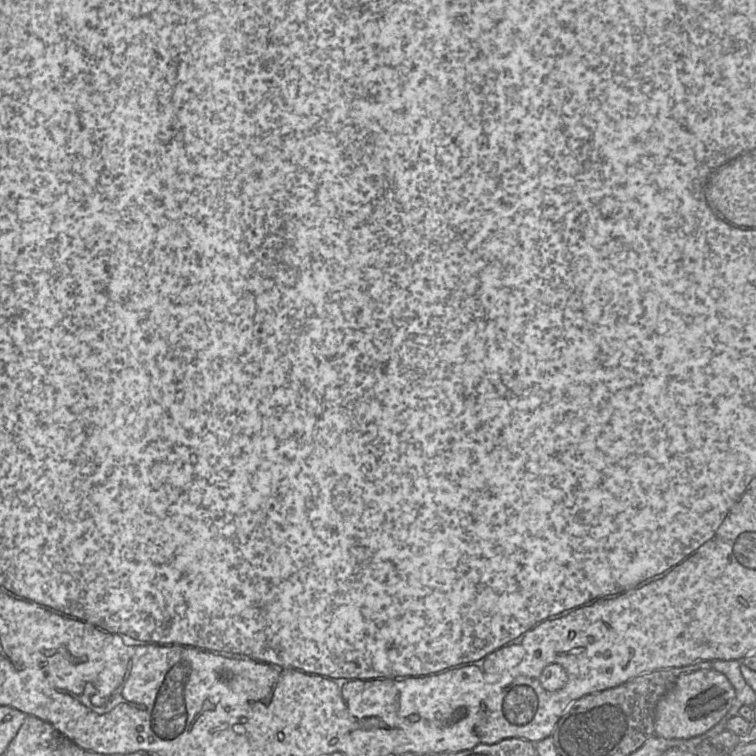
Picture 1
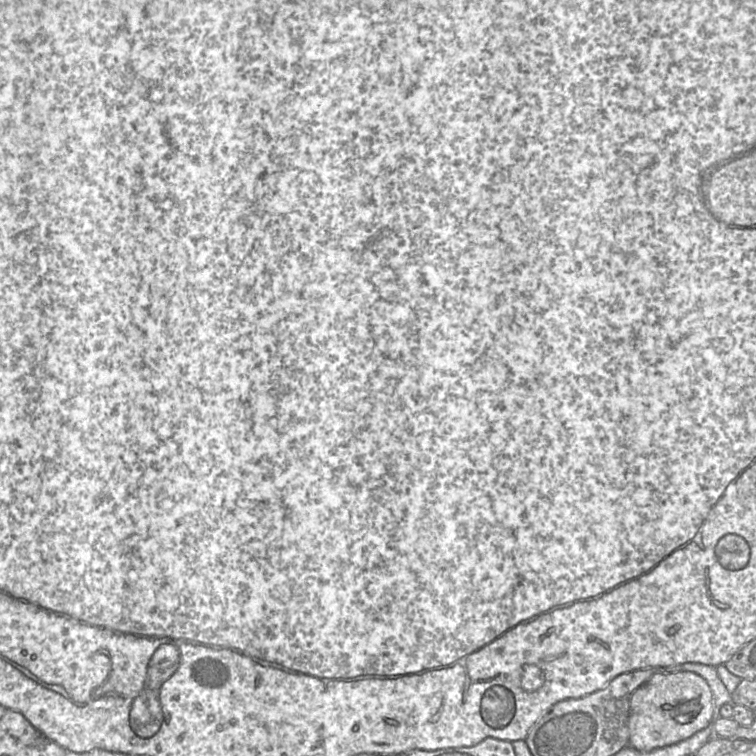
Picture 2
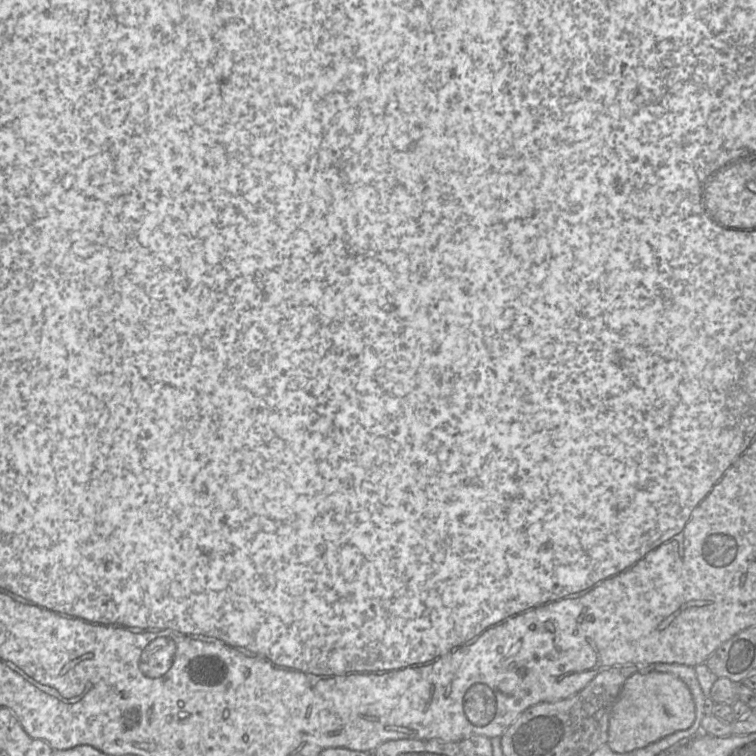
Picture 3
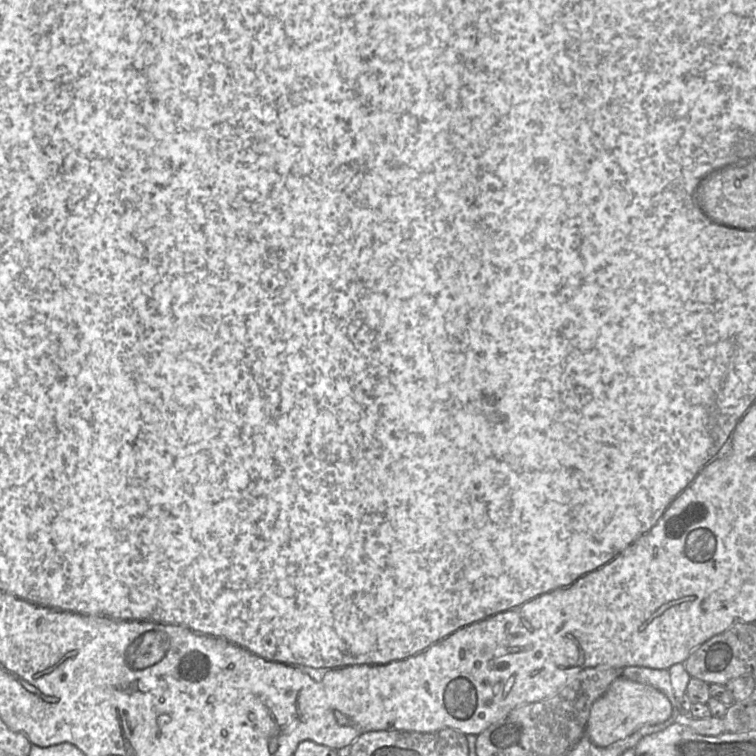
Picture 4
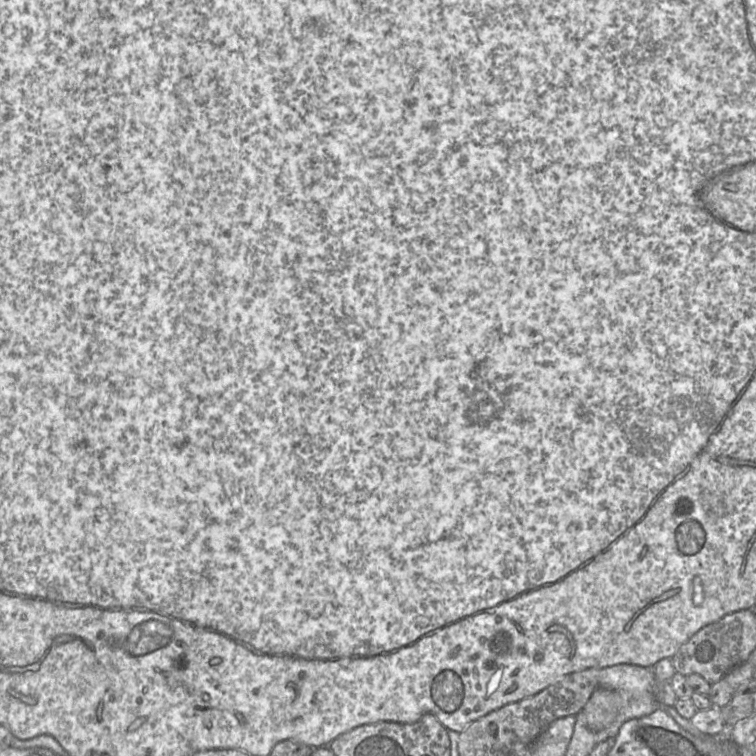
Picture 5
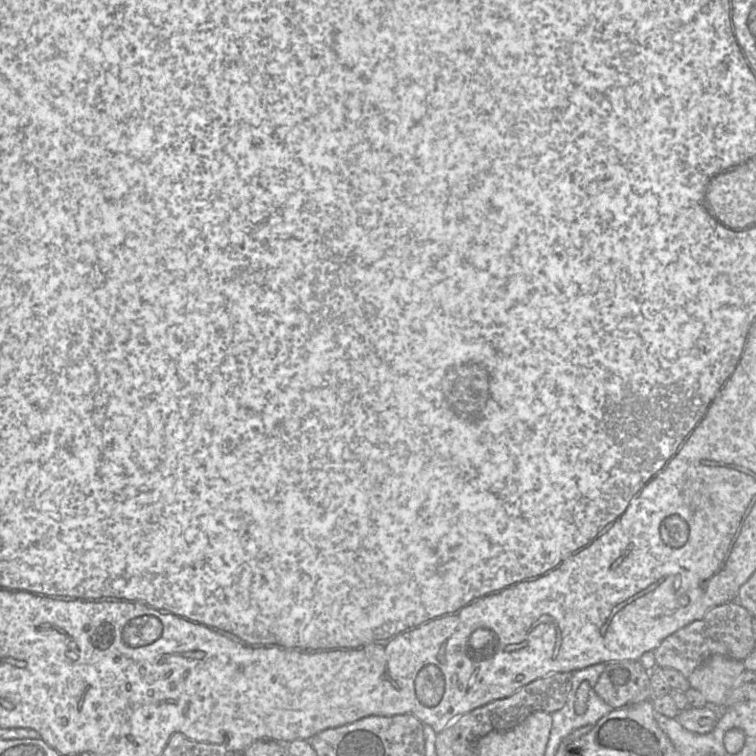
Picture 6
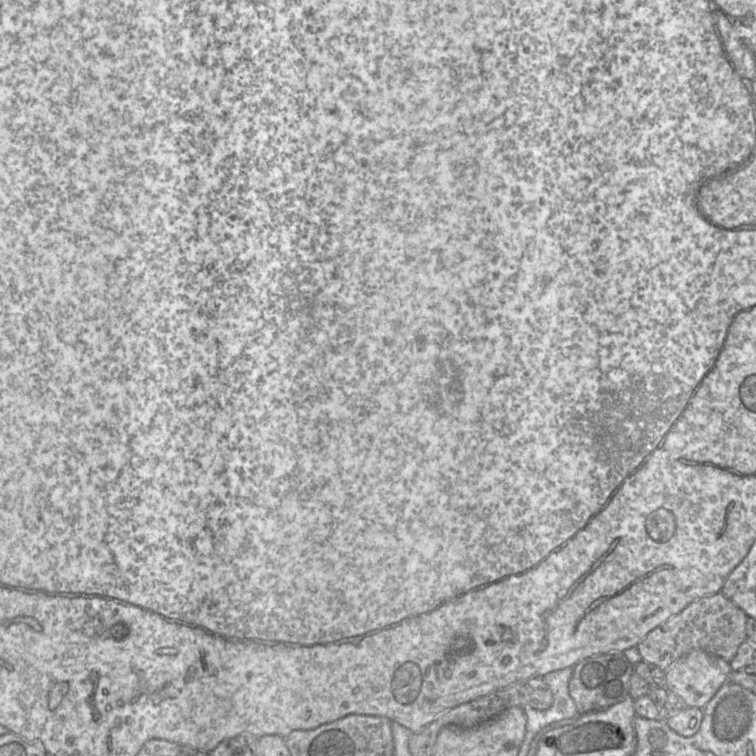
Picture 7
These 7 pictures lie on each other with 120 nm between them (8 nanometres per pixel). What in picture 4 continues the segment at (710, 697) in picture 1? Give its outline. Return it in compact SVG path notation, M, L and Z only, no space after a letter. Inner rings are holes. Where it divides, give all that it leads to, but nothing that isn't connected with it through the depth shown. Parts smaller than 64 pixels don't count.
M624 677L613 681L607 691L591 707L586 735L602 747L623 740L647 724L657 724L672 718L673 705L658 689Z

